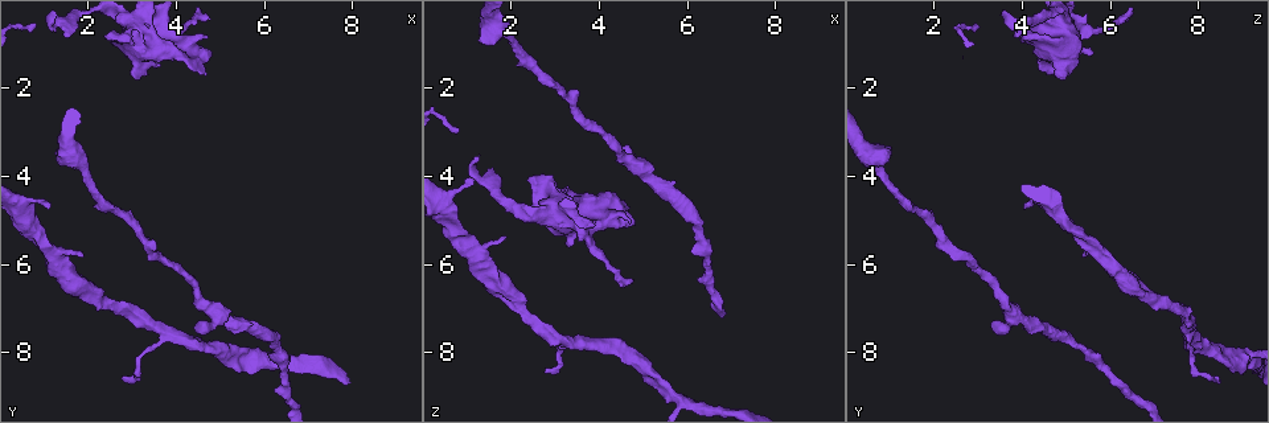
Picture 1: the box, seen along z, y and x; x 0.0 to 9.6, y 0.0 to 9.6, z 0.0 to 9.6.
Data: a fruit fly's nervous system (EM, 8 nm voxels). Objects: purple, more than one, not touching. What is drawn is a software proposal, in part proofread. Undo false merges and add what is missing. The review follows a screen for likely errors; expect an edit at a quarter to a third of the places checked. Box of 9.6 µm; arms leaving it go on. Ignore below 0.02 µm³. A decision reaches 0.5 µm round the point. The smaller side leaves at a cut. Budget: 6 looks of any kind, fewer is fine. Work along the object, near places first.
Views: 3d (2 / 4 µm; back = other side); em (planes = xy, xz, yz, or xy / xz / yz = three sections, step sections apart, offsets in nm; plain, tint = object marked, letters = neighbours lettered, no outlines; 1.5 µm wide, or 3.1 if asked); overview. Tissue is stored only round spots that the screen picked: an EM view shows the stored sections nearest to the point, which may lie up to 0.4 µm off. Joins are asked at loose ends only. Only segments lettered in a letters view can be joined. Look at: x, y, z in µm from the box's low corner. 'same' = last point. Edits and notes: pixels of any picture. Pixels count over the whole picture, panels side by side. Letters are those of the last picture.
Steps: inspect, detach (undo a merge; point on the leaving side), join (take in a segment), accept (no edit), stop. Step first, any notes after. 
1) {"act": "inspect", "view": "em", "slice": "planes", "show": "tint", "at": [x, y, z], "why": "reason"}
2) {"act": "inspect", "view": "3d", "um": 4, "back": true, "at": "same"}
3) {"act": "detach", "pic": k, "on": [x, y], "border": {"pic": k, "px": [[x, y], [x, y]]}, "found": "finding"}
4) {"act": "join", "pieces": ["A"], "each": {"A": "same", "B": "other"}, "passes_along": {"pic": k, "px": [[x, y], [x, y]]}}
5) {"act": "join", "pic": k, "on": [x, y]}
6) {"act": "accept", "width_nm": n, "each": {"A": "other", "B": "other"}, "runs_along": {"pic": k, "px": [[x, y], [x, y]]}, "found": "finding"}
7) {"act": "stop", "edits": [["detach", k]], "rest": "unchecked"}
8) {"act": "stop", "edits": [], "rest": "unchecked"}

{"act": "inspect", "view": "em", "slice": "planes", "show": "letters", "at": [4.45, 7.55, 3.50], "why": "free end"}

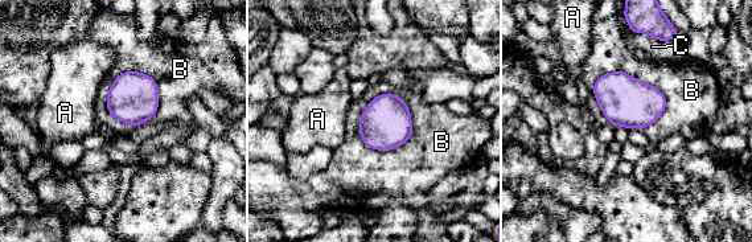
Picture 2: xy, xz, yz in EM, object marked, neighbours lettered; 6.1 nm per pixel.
{"act": "accept", "each": {"A": "other", "B": "other", "C": "other"}, "border": {"pic": 2, "px": [[393, 93], [360, 118], [373, 150]]}, "found": "no lettered segment goes on from it"}

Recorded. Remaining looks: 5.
{"act": "inspect", "view": "em", "slice": "planes", "show": "letters", "at": [6.25, 7.90, 5.40], "why": "thin neck"}

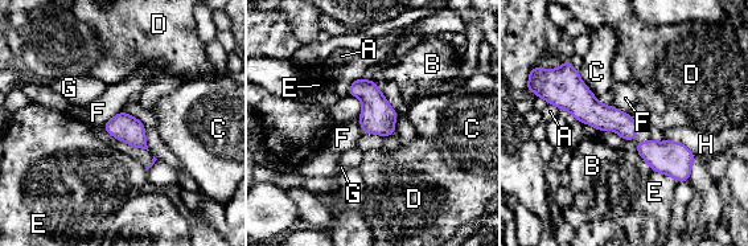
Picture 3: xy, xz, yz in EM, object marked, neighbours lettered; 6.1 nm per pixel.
{"act": "accept", "each": {"A": "other", "B": "other", "C": "other", "D": "other", "E": "other", "F": "other", "G": "other", "H": "other"}, "runs_along": {"pic": 3, "px": [[553, 97], [615, 119], [685, 177]]}, "found": "one cell here"}

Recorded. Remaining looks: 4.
{"act": "inspect", "view": "em", "slice": "xy", "step": 8, "show": "tint", "at": [4.50, 1.65, 4.60], "why": "sharp bend"}

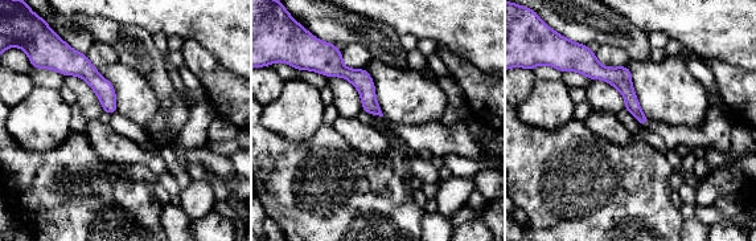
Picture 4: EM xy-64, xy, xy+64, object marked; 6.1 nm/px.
{"act": "inspect", "view": "em", "slice": "planes", "show": "letters", "at": "same"}

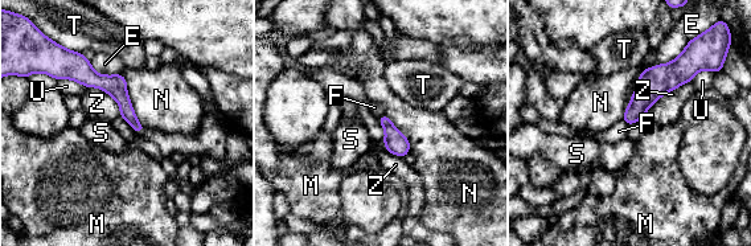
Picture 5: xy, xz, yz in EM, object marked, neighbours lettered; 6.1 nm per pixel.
{"act": "accept", "each": {"E": "other", "F": "other", "M": "other", "N": "other", "S": "other", "T": "other", "U": "other", "Z": "other"}, "runs_along": {"pic": 5, "px": [[66, 74], [106, 82], [139, 128]]}, "found": "all the same cell"}

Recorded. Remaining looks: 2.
{"act": "stop", "edits": [], "rest": "unchecked"}

